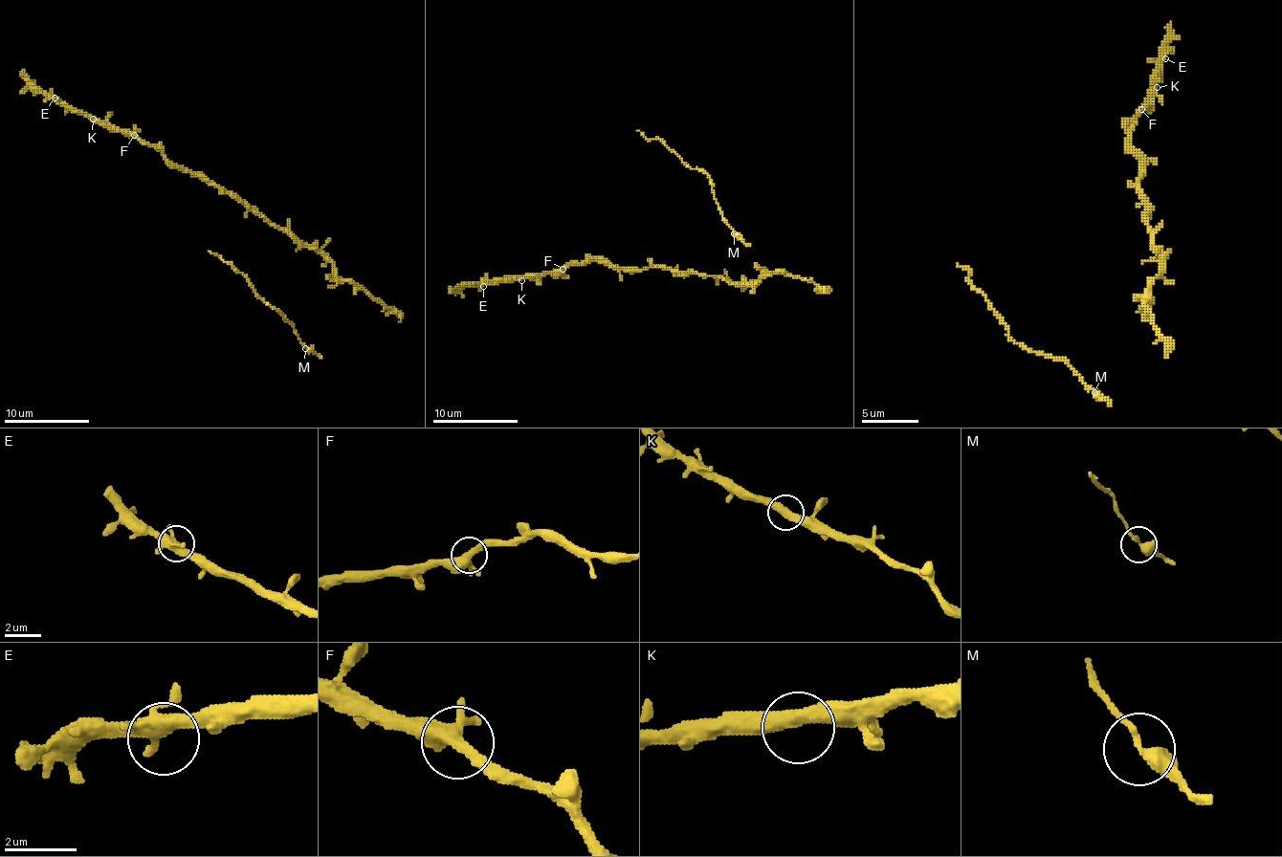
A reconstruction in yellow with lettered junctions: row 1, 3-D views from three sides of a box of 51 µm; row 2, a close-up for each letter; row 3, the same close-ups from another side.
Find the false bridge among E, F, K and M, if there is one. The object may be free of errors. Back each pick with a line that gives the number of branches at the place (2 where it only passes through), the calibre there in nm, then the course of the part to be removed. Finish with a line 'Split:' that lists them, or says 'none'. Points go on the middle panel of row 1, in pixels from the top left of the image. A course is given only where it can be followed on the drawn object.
Split: none

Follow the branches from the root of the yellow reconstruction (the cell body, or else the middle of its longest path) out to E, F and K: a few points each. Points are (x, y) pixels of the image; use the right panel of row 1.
E: (1154, 247), (1148, 207), (1139, 198), (1142, 161), (1131, 147), (1131, 127), (1148, 104), (1157, 67), (1165, 58)
F: (1154, 247), (1148, 230), (1148, 207), (1139, 198), (1142, 161), (1131, 147), (1131, 127), (1142, 110)
K: (1154, 247), (1148, 230), (1148, 207), (1139, 198), (1142, 161), (1131, 147), (1131, 127), (1157, 87)

